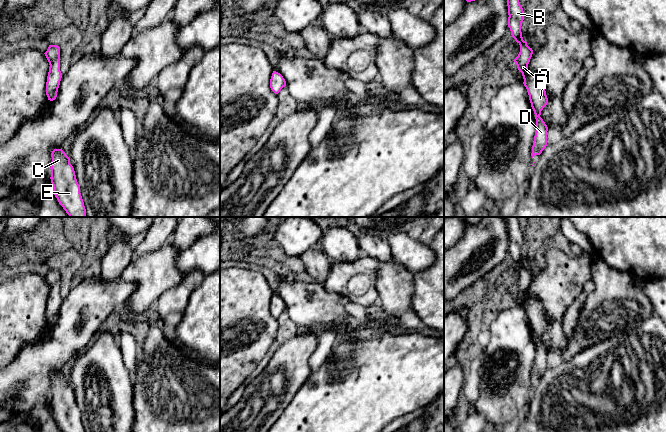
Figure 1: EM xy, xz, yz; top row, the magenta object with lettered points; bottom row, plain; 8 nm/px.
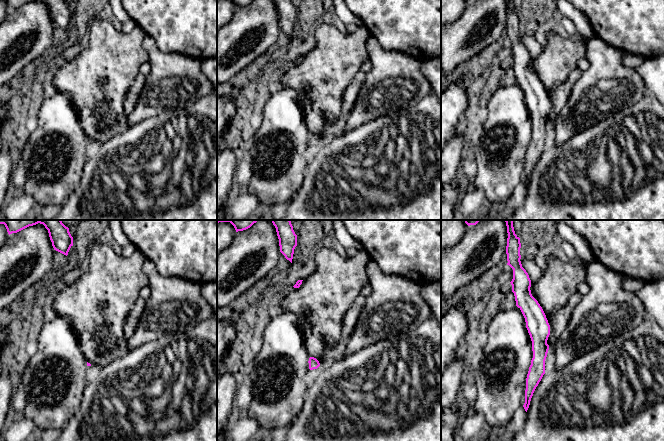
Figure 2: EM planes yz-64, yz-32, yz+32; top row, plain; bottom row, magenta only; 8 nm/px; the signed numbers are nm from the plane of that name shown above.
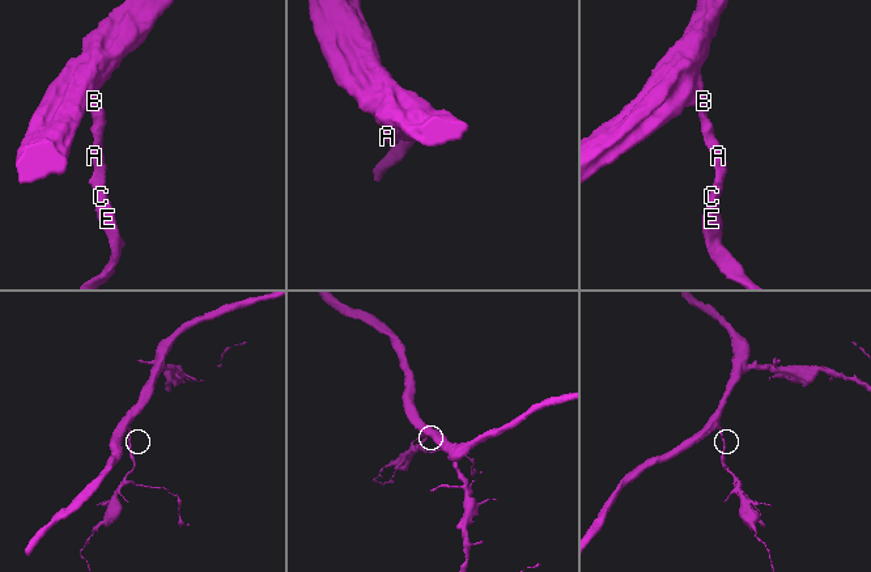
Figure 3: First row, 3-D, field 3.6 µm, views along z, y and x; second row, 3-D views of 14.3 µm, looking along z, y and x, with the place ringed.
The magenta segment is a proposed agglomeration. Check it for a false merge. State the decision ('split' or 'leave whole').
leave whole

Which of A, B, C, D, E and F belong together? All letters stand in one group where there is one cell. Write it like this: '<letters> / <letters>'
A B C D E F

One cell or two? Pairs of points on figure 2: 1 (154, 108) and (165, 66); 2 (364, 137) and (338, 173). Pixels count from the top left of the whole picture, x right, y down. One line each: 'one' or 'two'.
1: one
2: one

